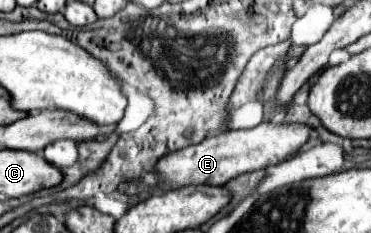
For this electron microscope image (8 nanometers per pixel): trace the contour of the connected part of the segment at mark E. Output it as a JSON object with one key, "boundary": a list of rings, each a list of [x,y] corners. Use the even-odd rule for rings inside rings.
{"boundary":[[[265,121],[253,129],[231,129],[231,131],[219,133],[219,135],[211,135],[197,145],[189,145],[185,149],[179,149],[179,151],[163,157],[157,163],[157,175],[161,179],[159,185],[163,185],[163,181],[171,181],[173,183],[171,189],[179,189],[179,187],[187,187],[187,185],[225,185],[229,179],[233,179],[245,171],[265,169],[265,167],[279,165],[281,161],[289,159],[309,141],[311,133],[313,133],[313,127],[303,125],[303,123],[269,123],[269,121]]]}

